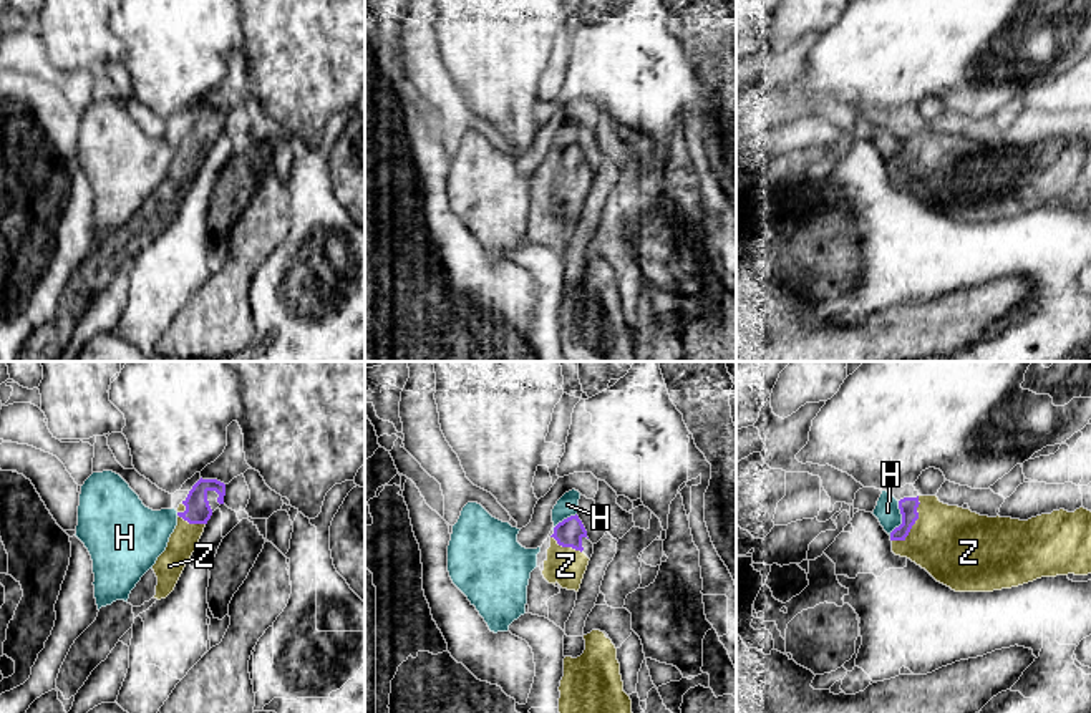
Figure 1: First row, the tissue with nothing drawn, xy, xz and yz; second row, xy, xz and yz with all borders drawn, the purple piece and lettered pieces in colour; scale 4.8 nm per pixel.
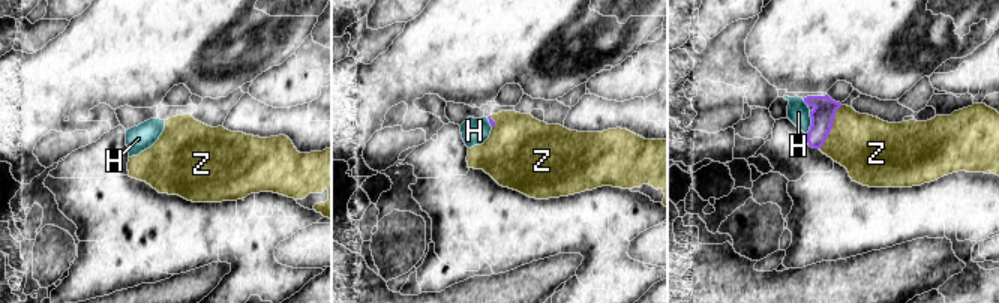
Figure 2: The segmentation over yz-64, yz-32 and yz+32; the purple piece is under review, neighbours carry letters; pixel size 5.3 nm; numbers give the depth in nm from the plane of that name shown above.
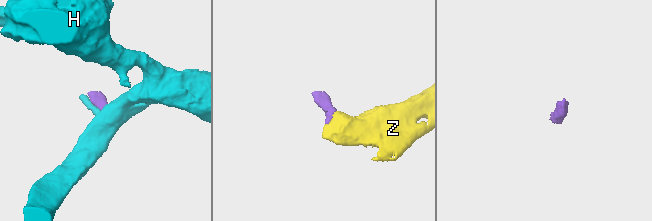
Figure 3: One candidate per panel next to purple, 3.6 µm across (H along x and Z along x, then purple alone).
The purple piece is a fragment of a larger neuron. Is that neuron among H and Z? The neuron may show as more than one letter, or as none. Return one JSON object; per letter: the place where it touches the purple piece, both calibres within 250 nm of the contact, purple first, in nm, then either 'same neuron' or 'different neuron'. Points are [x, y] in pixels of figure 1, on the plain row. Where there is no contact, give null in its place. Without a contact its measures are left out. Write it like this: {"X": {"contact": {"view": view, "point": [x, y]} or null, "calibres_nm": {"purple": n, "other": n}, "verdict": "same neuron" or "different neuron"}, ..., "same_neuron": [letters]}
{"H": {"contact": {"view": "yz", "point": [902, 146]}, "calibres_nm": {"purple": 90, "other": 120}, "verdict": "different neuron"}, "Z": {"contact": {"view": "yz", "point": [914, 151]}, "calibres_nm": {"purple": 90, "other": 380}, "verdict": "same neuron"}, "same_neuron": ["Z"]}

